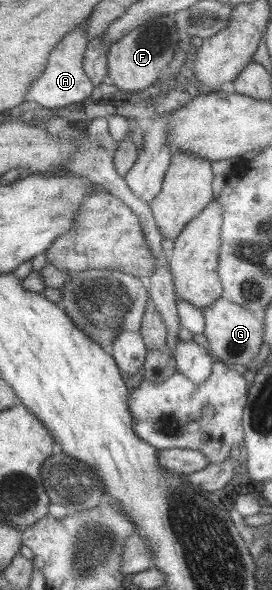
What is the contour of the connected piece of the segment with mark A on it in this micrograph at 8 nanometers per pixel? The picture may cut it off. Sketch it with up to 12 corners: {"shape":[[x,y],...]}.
{"shape":[[89,21],[65,34],[31,100],[46,108],[93,99]]}

